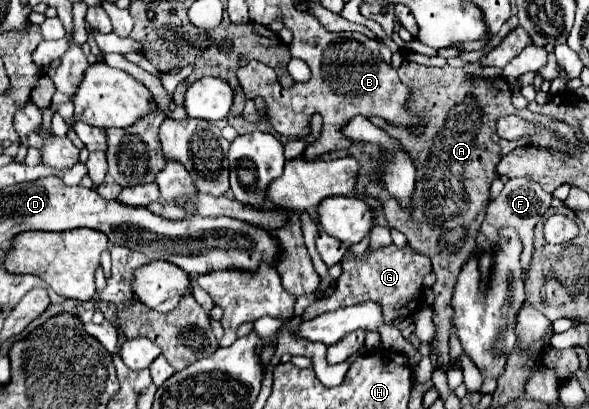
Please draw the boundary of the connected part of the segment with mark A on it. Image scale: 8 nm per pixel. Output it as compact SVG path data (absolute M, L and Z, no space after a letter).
M411 62L409 68L401 68L399 70L399 78L405 86L409 86L411 92L411 100L409 104L409 112L419 112L419 116L423 116L423 130L421 134L413 134L411 130L403 130L399 124L389 124L385 118L369 118L373 124L377 124L379 128L383 128L387 134L391 134L393 138L397 138L403 148L411 154L413 162L417 164L417 212L401 212L401 206L397 206L397 202L391 196L385 196L385 192L381 192L381 188L377 188L373 184L371 178L371 170L373 170L373 162L371 158L375 156L375 148L373 146L363 146L363 144L351 144L345 150L339 152L329 152L323 158L325 160L333 160L333 158L347 158L353 156L355 160L359 160L359 176L357 176L357 192L363 194L367 192L369 196L377 196L383 204L385 216L389 220L391 228L397 228L399 232L403 232L409 240L409 246L413 246L415 252L421 252L425 256L431 258L433 262L433 274L437 276L435 284L433 284L433 292L435 292L435 302L433 302L433 324L435 324L435 336L429 342L429 356L435 368L441 368L443 372L449 370L449 330L451 330L451 296L453 296L453 288L457 284L457 276L463 268L463 264L469 260L471 244L465 244L465 248L461 248L461 252L457 252L457 256L453 256L453 252L445 250L445 244L441 244L441 232L445 232L445 228L455 228L455 224L461 224L465 228L469 228L469 238L475 238L481 220L485 216L485 208L487 208L487 198L489 198L489 186L491 182L497 178L497 162L501 160L503 154L511 152L513 148L517 148L517 142L505 142L495 134L495 124L501 116L505 114L517 114L517 108L513 108L511 104L511 88L503 78L497 80L481 80L477 76L471 76L467 72L463 72L461 68L453 68L453 66L445 66L445 68L433 68L433 66L421 66Z

